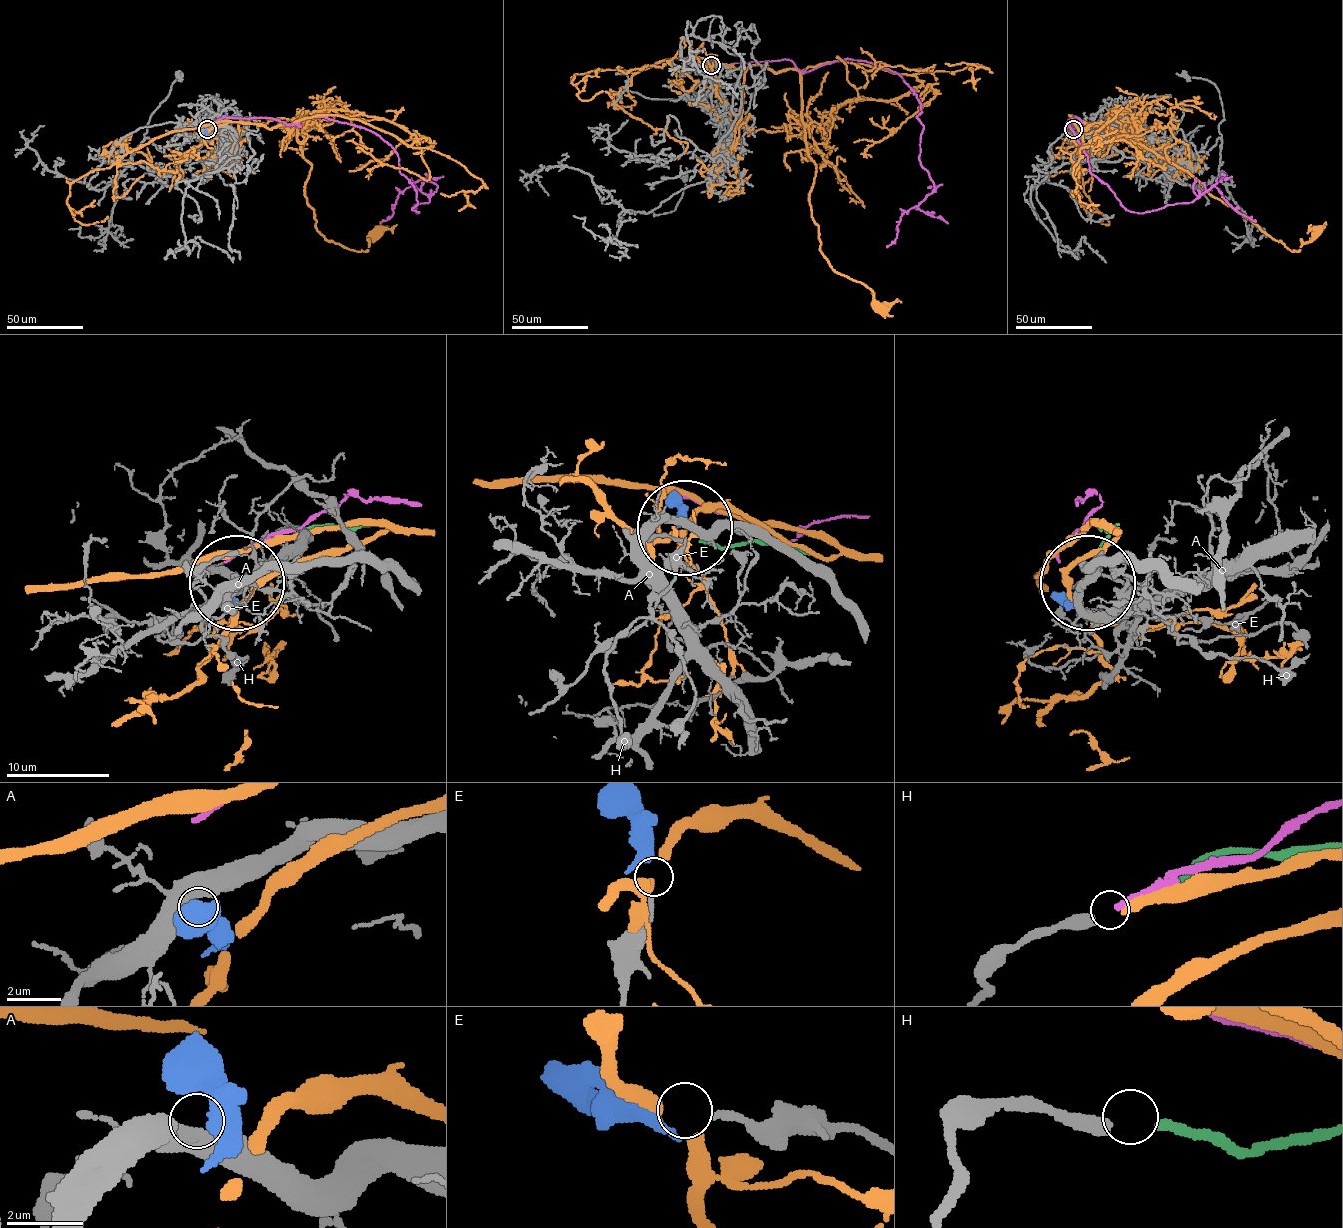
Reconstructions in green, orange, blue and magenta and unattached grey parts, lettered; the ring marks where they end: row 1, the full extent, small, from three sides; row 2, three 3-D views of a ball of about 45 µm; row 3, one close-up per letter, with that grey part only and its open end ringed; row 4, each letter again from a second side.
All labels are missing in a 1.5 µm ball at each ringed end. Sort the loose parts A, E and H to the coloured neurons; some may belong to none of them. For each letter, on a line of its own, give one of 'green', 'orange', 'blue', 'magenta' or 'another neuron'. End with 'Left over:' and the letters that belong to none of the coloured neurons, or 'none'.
A: another neuron
E: blue
H: green
Left over: A

